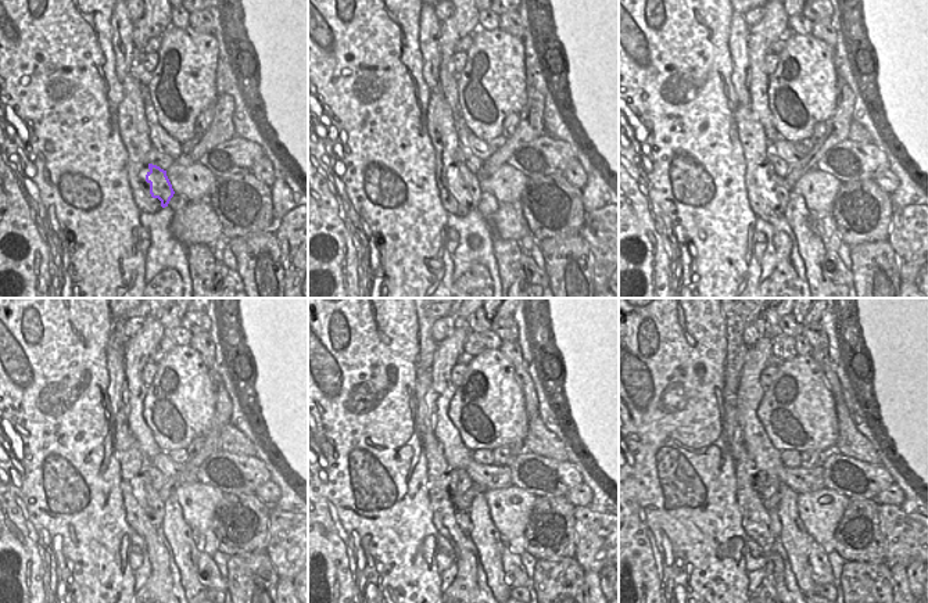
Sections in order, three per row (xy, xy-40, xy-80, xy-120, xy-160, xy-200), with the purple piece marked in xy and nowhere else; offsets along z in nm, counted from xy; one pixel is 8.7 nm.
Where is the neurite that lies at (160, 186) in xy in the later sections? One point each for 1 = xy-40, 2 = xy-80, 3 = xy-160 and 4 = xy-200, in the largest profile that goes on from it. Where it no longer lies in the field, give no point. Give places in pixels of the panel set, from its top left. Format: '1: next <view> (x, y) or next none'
1: next xy-40 (470, 189)
2: next xy-80 (778, 189)
3: next xy-160 (462, 516)
4: next xy-200 (776, 526)

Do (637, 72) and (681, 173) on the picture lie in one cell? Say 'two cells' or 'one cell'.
one cell

